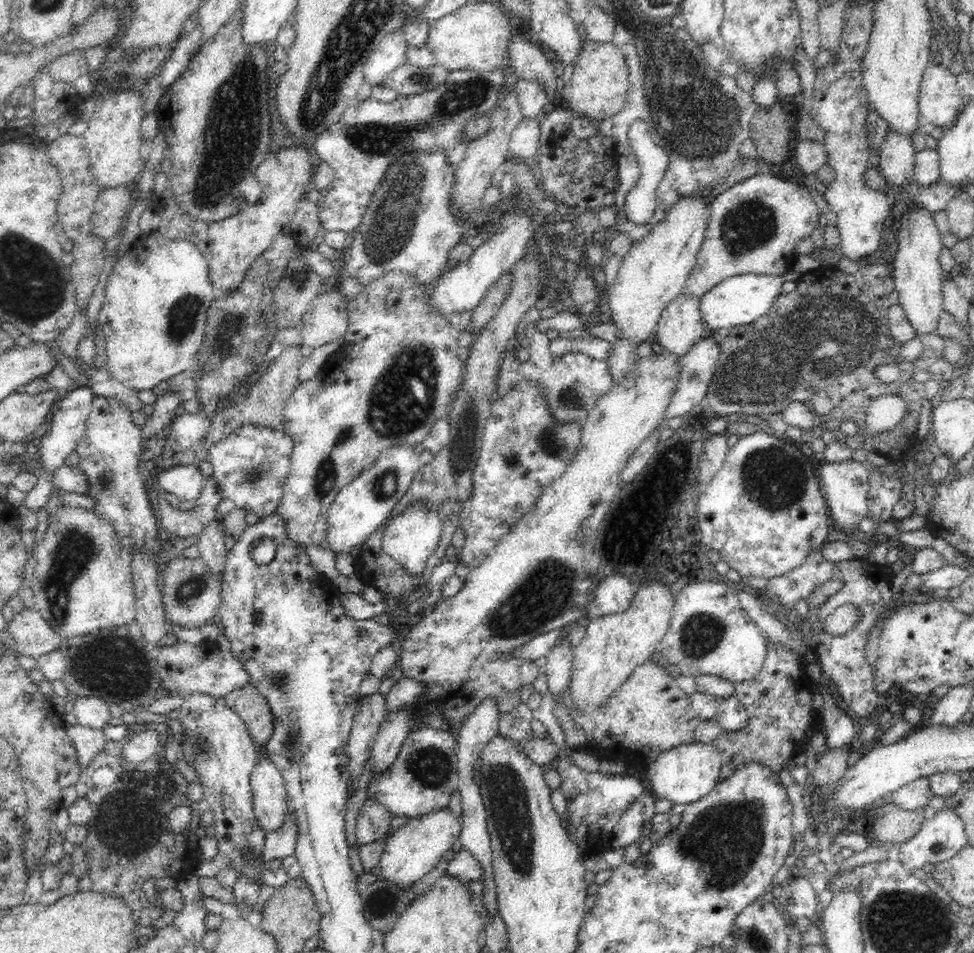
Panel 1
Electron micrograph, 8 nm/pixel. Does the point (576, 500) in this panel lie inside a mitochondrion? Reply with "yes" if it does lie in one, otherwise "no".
no

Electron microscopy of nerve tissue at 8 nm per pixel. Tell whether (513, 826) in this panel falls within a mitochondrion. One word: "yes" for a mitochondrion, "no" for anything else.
yes

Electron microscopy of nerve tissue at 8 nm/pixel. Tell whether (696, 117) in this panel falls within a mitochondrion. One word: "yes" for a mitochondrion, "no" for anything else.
yes

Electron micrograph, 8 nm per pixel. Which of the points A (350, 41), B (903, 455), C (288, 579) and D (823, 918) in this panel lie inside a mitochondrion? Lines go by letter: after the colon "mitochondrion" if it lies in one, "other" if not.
A: mitochondrion
B: other
C: other
D: other

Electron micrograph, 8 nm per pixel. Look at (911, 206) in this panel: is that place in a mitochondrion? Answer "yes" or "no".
no

